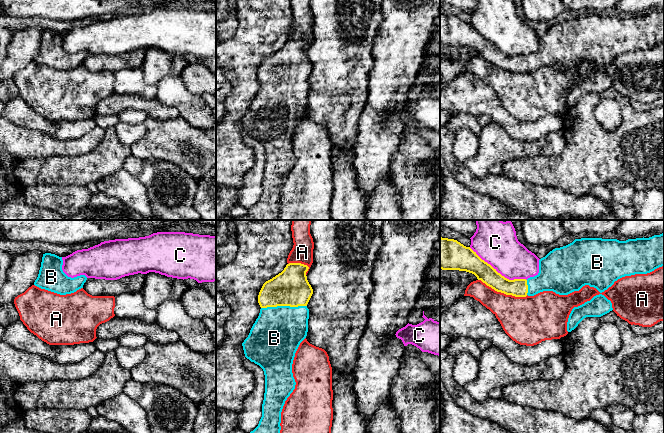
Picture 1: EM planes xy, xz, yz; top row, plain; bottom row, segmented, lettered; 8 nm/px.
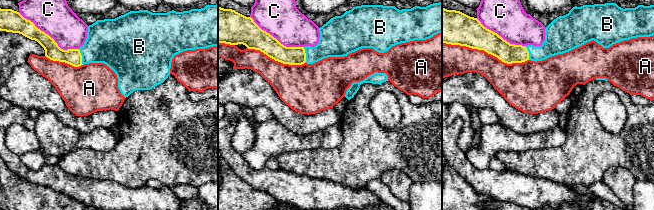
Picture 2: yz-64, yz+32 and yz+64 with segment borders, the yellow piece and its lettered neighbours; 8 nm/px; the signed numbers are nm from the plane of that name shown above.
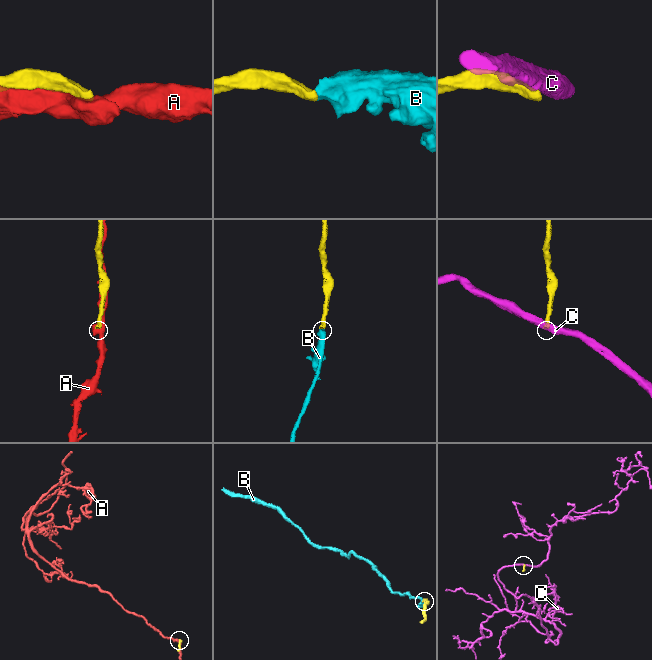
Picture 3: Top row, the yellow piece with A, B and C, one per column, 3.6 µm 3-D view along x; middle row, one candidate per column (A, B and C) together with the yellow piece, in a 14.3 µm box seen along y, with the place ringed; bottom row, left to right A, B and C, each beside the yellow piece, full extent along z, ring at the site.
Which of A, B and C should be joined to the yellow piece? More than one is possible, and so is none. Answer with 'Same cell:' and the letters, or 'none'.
Same cell: B

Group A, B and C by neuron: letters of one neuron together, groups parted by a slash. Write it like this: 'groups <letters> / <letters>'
groups A / B / C

